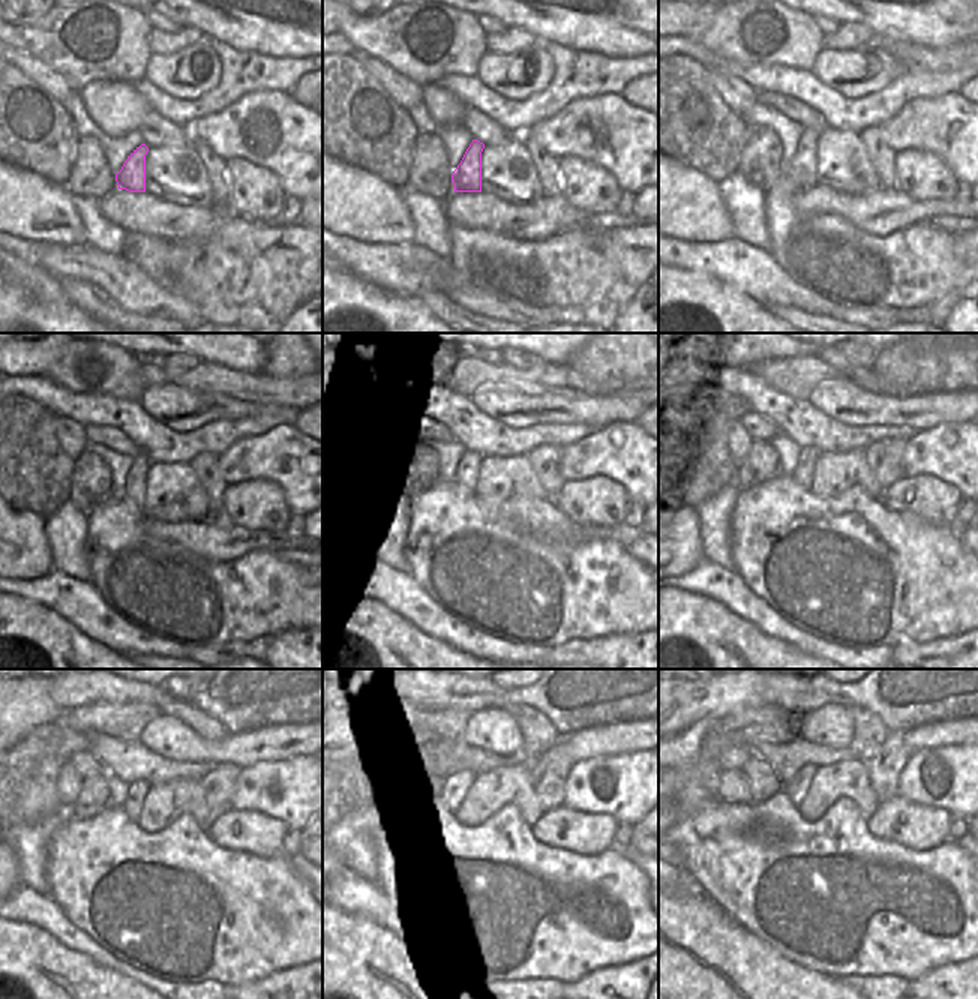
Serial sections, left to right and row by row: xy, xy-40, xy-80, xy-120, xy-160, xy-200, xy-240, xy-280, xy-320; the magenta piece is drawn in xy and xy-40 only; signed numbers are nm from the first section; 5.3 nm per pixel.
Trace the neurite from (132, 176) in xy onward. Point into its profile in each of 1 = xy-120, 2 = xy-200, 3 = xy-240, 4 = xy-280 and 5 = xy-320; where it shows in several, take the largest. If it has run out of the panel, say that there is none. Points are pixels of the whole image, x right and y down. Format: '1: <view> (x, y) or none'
1: xy-120 (134, 489)
2: xy-200 (804, 473)
3: xy-240 (137, 792)
4: xy-280 (465, 782)
5: xy-320 (797, 788)

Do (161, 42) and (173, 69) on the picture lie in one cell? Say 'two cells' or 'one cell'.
two cells

